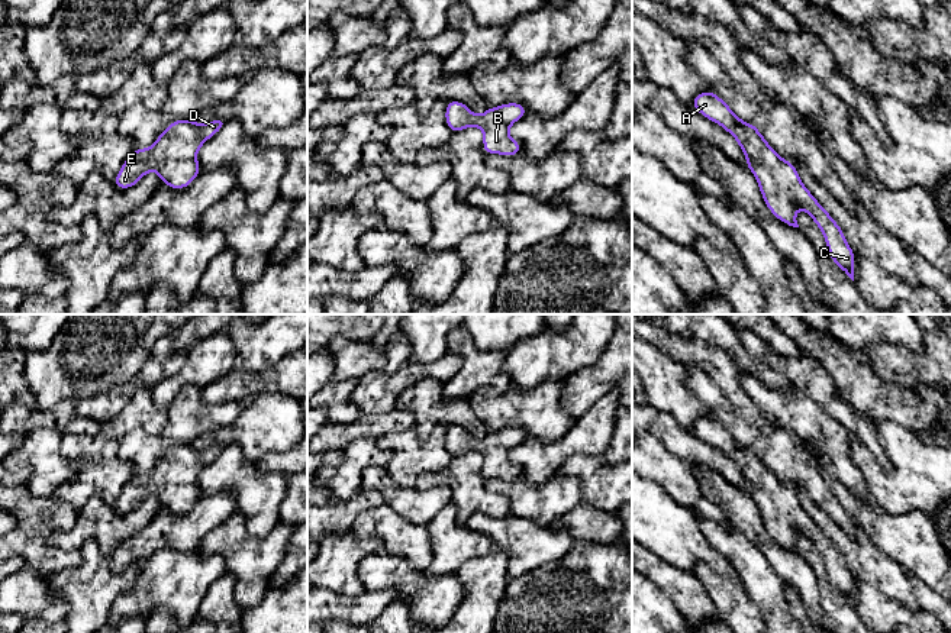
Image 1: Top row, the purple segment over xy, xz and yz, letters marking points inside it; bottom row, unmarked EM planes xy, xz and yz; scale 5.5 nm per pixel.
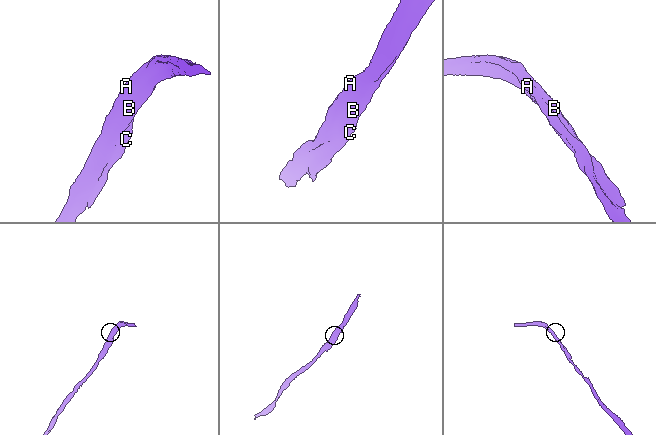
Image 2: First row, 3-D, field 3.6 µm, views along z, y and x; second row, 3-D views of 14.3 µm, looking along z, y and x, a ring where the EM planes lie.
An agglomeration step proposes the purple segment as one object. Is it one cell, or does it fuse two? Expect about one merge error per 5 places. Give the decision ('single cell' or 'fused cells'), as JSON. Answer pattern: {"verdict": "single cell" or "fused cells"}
{"verdict": "single cell"}

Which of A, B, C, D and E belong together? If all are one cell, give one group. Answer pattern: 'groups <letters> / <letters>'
groups A B C D E

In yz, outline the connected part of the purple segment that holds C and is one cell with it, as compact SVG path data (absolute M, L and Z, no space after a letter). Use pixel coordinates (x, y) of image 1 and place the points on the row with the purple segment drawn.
M713 91L697 93L692 106L736 139L747 158L745 165L755 175L770 211L780 222L793 227L799 227L796 210L800 207L807 211L823 233L831 259L854 281L855 253L838 223L803 185L796 165L783 159L755 125L736 117Z

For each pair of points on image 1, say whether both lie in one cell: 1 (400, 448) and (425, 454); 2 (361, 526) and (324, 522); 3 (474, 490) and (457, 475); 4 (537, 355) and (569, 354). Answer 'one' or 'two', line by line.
1: one
2: two
3: one
4: one

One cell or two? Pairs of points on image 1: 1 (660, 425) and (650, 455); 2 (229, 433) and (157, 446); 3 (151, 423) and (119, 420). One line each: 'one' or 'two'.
1: two
2: two
3: one

